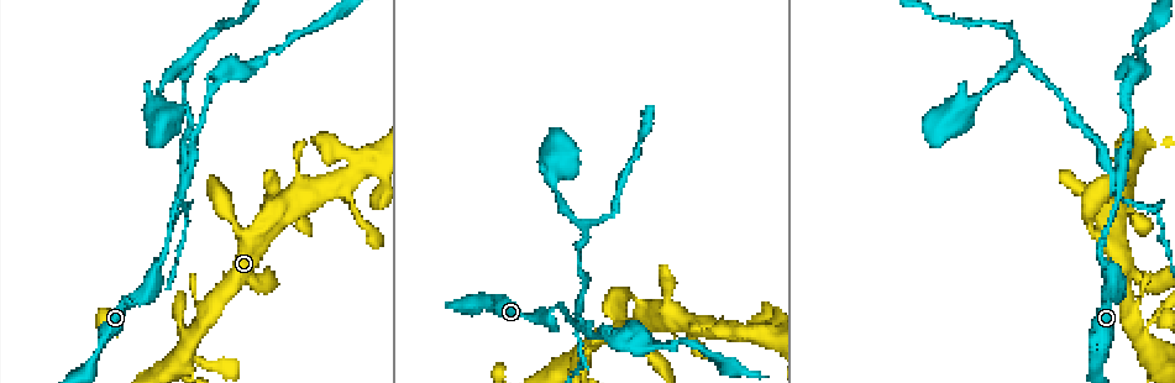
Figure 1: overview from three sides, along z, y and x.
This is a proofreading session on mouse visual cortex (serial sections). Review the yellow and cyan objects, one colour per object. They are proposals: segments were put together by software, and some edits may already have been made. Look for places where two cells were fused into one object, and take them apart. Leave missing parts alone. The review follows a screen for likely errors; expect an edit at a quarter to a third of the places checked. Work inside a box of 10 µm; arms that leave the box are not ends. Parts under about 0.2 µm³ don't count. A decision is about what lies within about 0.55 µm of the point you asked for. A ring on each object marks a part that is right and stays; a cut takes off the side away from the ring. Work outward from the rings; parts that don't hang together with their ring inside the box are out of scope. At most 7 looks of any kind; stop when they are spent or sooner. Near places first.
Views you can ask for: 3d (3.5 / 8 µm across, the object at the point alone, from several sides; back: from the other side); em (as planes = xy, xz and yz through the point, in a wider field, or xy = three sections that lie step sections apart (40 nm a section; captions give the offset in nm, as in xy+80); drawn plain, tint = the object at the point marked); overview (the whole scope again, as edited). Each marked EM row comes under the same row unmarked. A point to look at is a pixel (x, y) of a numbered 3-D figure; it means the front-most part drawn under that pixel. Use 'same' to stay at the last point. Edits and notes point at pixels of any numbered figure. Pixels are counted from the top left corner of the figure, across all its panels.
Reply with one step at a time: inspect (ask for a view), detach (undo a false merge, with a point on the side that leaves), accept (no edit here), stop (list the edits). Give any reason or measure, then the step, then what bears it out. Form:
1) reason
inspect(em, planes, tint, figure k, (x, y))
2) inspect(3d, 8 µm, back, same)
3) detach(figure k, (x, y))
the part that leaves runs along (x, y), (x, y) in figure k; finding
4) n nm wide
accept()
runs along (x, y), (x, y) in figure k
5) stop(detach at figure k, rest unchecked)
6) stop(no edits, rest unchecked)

sharp bend
inspect(3d, 3.5 µm, figure 1, (182, 360))

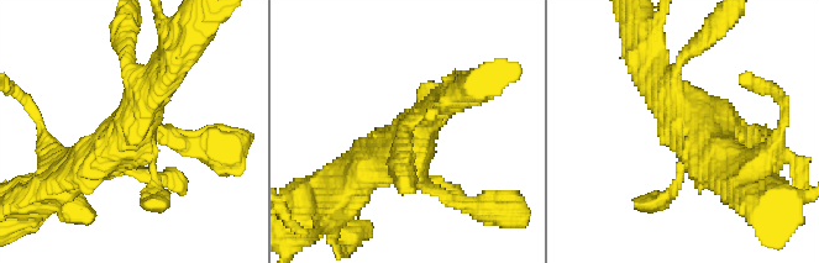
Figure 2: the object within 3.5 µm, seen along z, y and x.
inspect(em, planes, tint, figure 2, (694, 140))

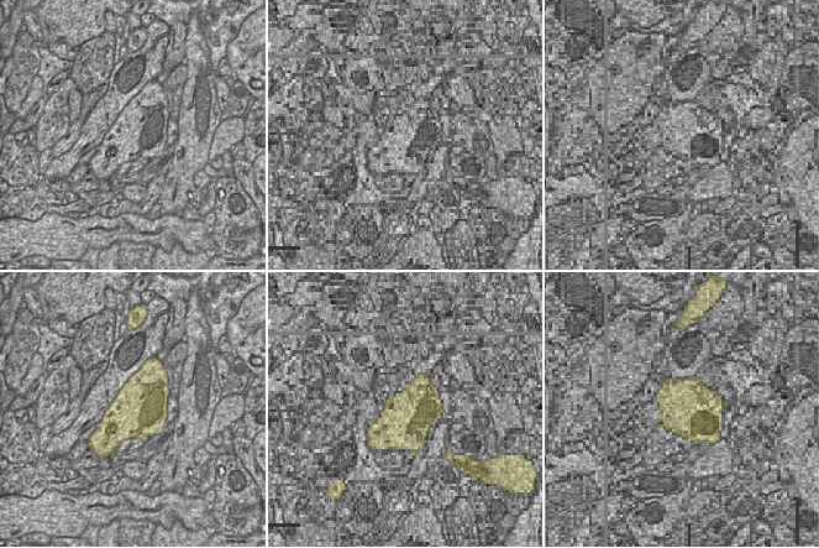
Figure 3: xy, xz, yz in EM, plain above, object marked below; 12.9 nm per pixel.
accept()
runs along (164, 80), (134, 133), (145, 190) in figure 2; one cell here

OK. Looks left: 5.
arms part here
inspect(3d, 8 µm, figure 1, (581, 325))

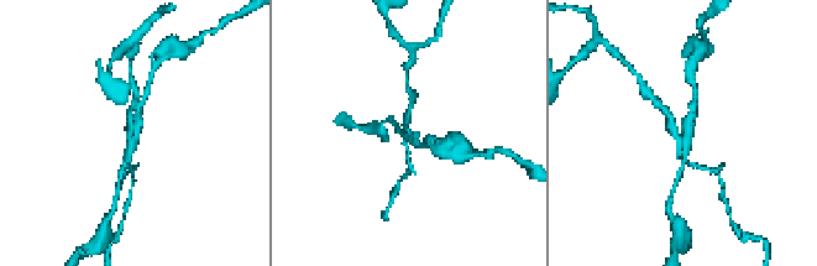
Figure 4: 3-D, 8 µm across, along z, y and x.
inspect(3d, 3.5 µm, same)

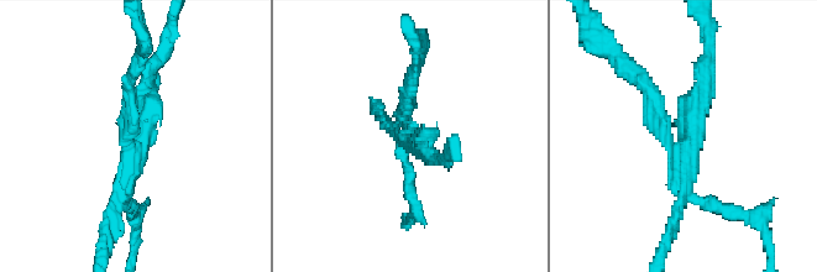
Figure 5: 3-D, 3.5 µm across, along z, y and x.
3 arms; arms of 150, 200, 200 nm; need the tissue
inspect(em, xy, step 2, tint, figure 5, (137, 152))

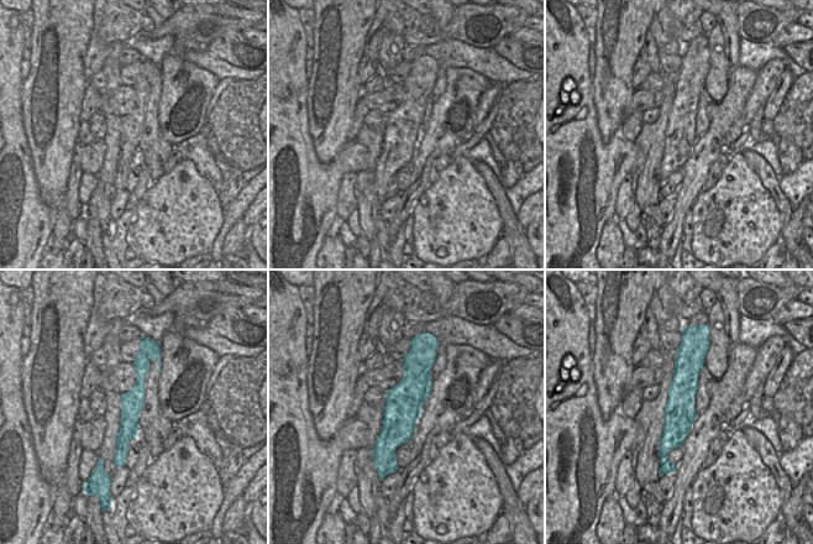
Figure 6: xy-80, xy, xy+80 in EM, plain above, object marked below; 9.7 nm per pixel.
detach(figure 5, (408, 182))
the part that leaves runs along (409, 123), (402, 113), (417, 59) in figure 5; two cells meet here

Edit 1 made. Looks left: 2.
narrows sharply
inspect(3d, 3.5 µm, figure 1, (667, 345))

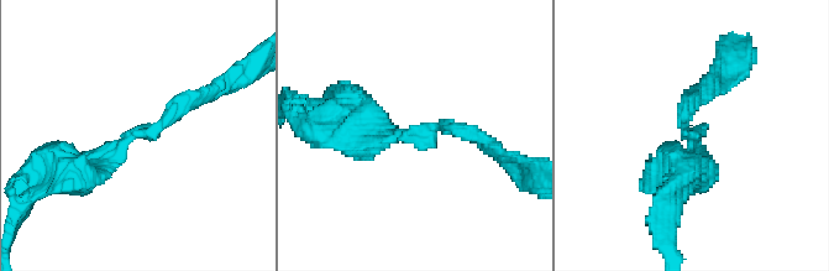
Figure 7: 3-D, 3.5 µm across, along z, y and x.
shape alone is not enough
inspect(em, planes, tint, figure 7, (136, 135))

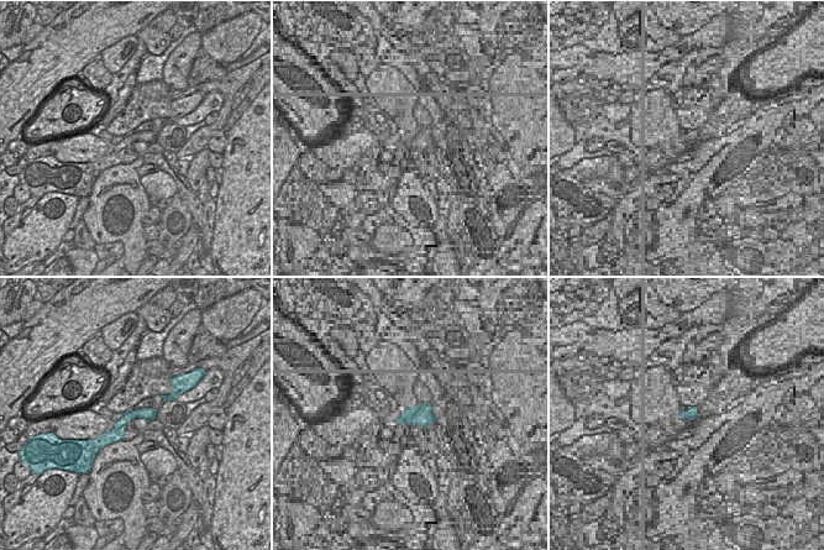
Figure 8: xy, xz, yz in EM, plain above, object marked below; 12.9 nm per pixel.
arms of 200, 350 nm
accept()
runs along (67, 175), (158, 129), (200, 94) in figure 7; continuous, no second cell

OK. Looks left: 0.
stop(detach at figure 5, rest unchecked)

